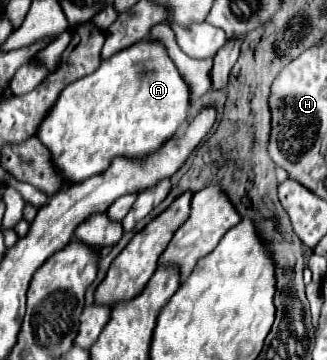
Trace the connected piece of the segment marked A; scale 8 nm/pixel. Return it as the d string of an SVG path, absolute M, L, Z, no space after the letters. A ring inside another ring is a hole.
M142 40L122 52L116 52L112 58L102 60L100 68L94 74L68 84L60 92L56 104L42 118L36 136L50 150L52 164L60 172L64 186L72 186L84 182L94 174L106 172L116 156L142 160L158 152L168 142L168 138L172 138L186 122L188 100L188 86L174 62L168 58L166 48L160 42Z

